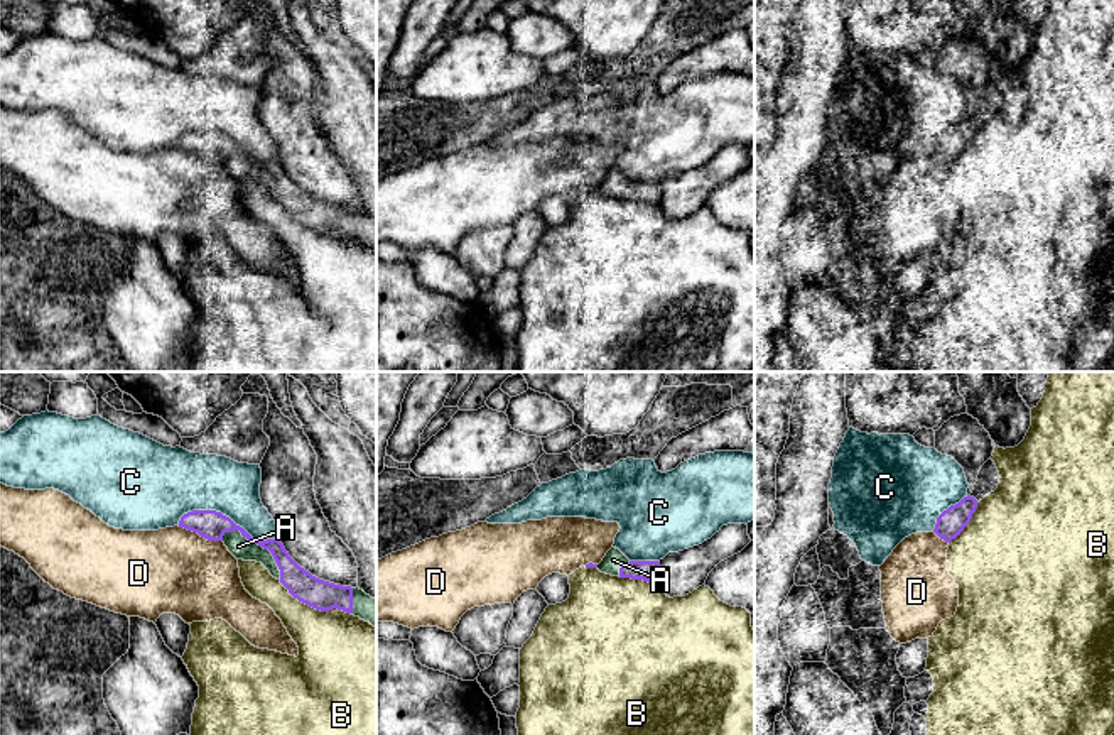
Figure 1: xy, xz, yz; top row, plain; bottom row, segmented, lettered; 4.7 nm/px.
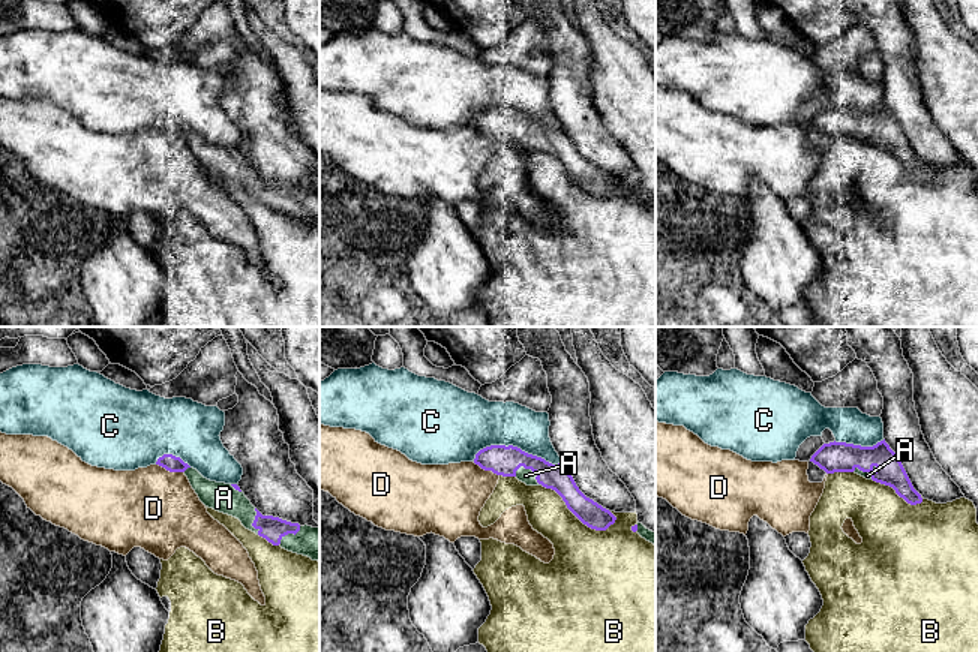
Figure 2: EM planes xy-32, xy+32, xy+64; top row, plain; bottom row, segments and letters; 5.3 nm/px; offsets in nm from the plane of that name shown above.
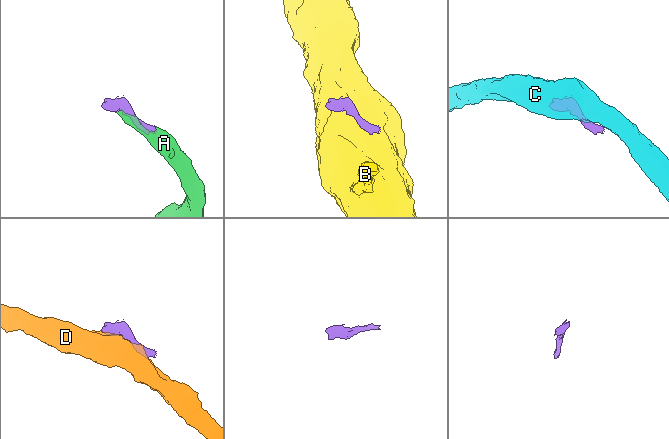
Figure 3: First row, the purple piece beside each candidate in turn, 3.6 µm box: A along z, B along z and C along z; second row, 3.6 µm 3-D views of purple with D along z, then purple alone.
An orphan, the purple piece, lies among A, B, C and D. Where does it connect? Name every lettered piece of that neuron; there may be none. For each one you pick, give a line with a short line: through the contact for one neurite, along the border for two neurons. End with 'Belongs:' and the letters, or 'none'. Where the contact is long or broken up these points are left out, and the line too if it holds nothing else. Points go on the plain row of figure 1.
Belongs: A

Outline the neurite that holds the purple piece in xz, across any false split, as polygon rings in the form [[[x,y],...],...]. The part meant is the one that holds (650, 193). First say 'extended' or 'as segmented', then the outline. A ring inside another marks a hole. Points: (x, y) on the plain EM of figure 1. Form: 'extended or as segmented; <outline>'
extended; [[[611,169],[598,186],[601,194],[658,204],[662,189],[658,182],[630,182],[619,171]]]

